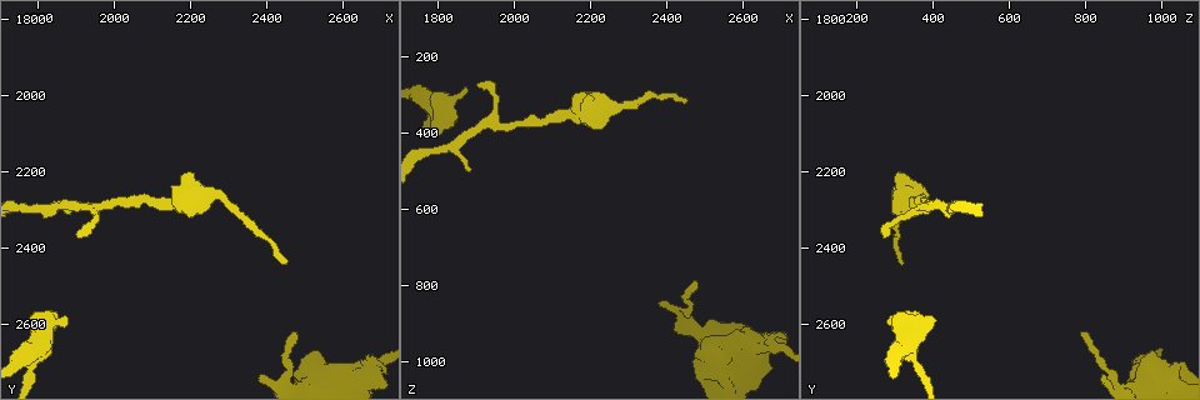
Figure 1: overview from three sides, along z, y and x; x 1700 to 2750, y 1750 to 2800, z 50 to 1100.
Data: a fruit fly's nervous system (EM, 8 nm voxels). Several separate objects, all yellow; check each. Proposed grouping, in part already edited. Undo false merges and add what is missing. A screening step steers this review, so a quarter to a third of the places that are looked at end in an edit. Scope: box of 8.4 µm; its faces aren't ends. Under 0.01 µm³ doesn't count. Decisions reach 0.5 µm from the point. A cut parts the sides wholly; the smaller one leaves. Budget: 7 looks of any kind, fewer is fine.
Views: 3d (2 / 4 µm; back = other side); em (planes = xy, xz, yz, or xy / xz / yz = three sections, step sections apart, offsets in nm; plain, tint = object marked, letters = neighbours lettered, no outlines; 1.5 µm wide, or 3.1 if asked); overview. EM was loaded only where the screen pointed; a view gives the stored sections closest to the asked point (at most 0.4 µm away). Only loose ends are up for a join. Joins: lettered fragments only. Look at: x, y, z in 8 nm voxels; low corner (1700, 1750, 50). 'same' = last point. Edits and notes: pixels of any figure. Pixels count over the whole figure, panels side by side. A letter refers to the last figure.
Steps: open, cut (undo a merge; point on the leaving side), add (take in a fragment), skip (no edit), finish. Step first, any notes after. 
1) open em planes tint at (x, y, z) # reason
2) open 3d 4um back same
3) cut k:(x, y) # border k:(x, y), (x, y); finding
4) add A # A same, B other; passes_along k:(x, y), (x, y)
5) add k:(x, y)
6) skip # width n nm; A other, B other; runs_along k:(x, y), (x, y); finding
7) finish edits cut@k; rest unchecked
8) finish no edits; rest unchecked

open 3d 4um back at (2450, 2445, 320) # tapers out

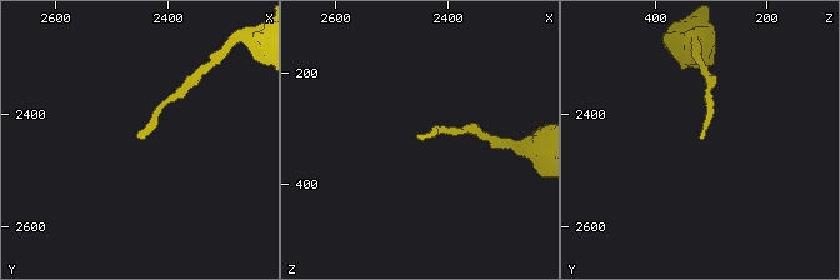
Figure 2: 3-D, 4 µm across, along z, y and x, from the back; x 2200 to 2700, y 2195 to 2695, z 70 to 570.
open em yz step 4 tint at (2450, 2440, 320) # now the EM

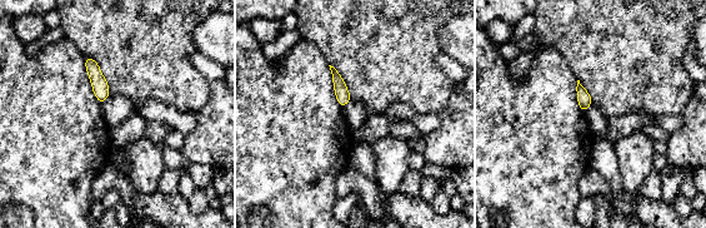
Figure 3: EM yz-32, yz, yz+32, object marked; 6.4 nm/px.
open em planes letters same

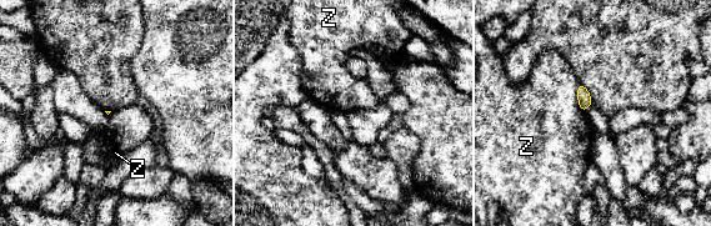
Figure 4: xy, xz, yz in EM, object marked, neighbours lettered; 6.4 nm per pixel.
skip # longest_contact Z 200 nm; Z other; border 4:(579, 83), (577, 105), (584, 112); no lettered fragment goes on from it

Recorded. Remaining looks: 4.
open em planes letters at (1900, 2360, 270) # an open end

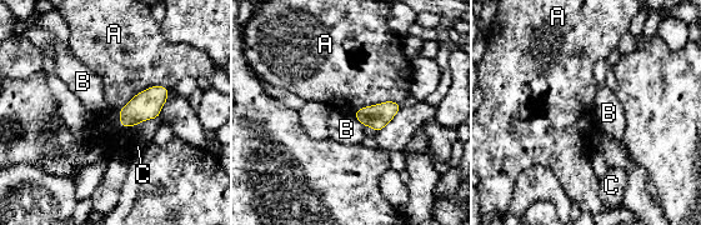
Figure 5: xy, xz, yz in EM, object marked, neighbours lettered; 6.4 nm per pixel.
skip # A other, B other, C other; border 5:(169, 89), (136, 93), (119, 123); no lettered fragment goes on from it

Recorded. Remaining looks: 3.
open em xz step 8 tint at (2385, 2740, 845) # an open end

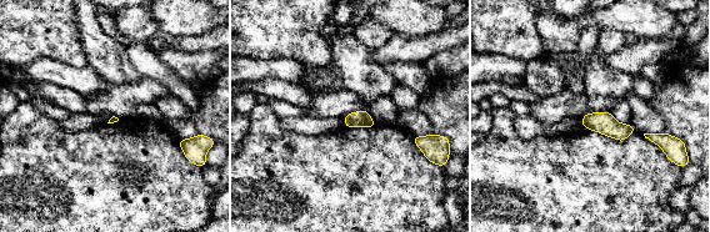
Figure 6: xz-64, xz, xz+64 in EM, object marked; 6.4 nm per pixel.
open em xz step 8 letters same

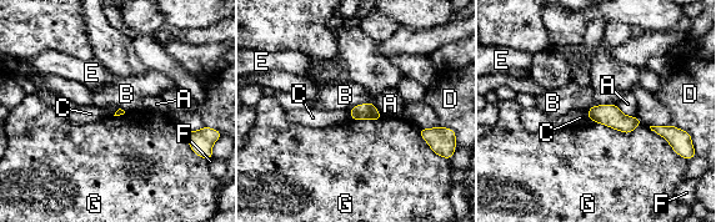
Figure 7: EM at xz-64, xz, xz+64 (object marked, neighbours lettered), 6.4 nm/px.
skip # A other, B other, C other, D other, E other, F other, G other; border 7:(372, 101), (358, 104), (349, 110); none of them fits

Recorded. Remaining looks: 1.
finish no edits; rest unchecked

